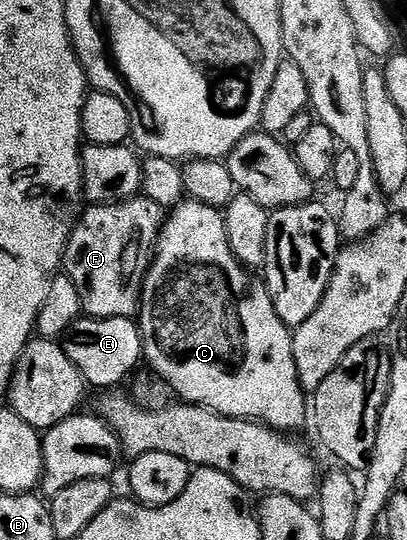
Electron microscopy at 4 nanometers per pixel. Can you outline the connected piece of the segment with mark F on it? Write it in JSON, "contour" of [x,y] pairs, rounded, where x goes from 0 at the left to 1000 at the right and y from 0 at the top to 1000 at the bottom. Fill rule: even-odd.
{"contour":[[[359,361],[324,365],[319,372],[292,372],[285,380],[216,378],[211,385],[206,385],[194,411],[184,415],[184,426],[174,431],[174,439],[165,446],[165,463],[160,463],[155,469],[152,496],[160,500],[160,511],[165,511],[170,517],[179,517],[179,531],[189,531],[189,546],[199,546],[199,561],[204,563],[204,576],[211,585],[268,591],[270,587],[329,589],[334,581],[339,581],[346,563],[344,552],[339,548],[312,550],[312,526],[317,526],[322,520],[322,528],[327,533],[332,533],[332,539],[349,537],[356,494],[369,493],[371,489],[381,448],[388,441],[391,426],[400,422],[403,407],[405,389],[386,376],[376,376],[376,369],[366,369],[359,365]]]}

